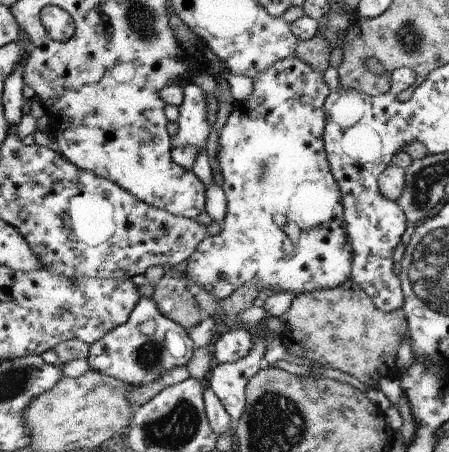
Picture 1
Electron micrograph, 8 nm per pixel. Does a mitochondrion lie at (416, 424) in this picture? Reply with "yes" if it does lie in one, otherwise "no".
no

